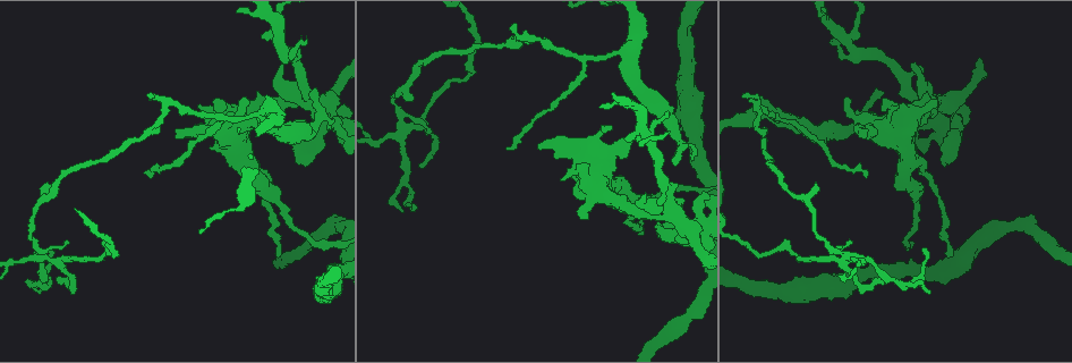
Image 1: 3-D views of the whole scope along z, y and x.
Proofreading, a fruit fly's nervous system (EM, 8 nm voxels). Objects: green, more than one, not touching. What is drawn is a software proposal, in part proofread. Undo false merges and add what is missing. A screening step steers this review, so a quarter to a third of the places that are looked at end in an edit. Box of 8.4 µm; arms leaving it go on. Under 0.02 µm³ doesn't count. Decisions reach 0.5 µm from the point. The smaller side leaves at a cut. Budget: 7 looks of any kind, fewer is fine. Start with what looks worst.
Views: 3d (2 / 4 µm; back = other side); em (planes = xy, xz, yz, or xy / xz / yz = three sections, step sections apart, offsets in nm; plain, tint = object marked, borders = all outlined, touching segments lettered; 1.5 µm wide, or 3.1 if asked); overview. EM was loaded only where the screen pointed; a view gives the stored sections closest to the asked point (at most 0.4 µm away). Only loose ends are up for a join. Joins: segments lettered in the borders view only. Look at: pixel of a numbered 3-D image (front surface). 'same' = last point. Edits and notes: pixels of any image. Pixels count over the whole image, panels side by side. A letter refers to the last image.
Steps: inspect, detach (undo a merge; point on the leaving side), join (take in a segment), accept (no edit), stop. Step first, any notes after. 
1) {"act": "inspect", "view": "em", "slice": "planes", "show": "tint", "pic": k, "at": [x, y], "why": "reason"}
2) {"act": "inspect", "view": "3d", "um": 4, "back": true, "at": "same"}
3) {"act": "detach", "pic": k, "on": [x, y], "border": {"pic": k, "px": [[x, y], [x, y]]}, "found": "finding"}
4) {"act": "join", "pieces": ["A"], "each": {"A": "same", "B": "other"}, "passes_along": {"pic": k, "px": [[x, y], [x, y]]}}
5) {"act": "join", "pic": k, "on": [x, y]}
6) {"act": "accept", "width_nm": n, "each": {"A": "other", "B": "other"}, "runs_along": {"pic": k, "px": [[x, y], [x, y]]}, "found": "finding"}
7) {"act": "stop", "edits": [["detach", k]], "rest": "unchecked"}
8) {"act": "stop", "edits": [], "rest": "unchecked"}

{"act": "inspect", "view": "em", "slice": "planes", "show": "borders", "pic": 1, "at": [305, 101], "why": "three-way junction"}

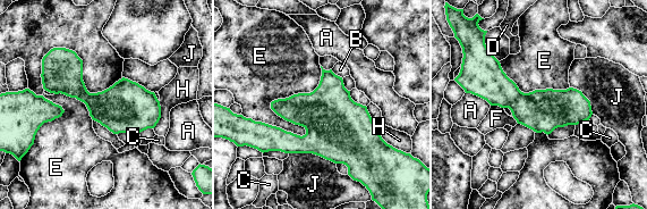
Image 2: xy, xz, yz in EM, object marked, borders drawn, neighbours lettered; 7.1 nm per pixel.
{"act": "accept", "longest_contact_nm": ["E", 650], "each": {"A": "other", "B": "other", "C": "other", "D": "other", "E": "other", "F": "other", "H": "other", "J": "other"}, "found": "all the same neuron"}

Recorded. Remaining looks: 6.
{"act": "inspect", "view": "em", "slice": "planes", "show": "borders", "pic": 1, "at": [176, 135], "why": "thick end"}

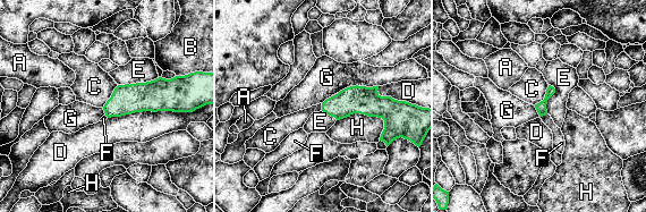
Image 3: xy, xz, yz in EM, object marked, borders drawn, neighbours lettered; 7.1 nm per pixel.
{"act": "accept", "each": {"A": "other", "B": "other", "C": "other", "D": "other", "E": "other", "F": "other", "G": "other", "H": "other"}, "border": {"pic": 3, "px": [[549, 85], [545, 96], [534, 104]]}, "found": "none of them fits"}

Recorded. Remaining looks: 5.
{"act": "inspect", "view": "em", "slice": "planes", "show": "tint", "pic": 1, "at": [531, 37], "why": "abrupt turn"}

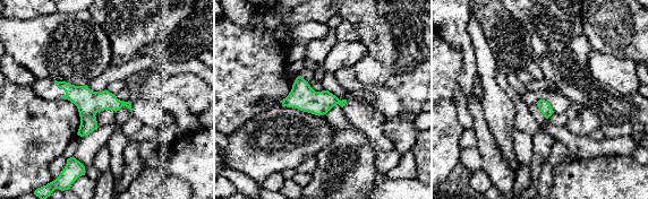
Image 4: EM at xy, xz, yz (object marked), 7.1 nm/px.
{"act": "inspect", "view": "em", "slice": "planes", "show": "borders", "at": "same"}

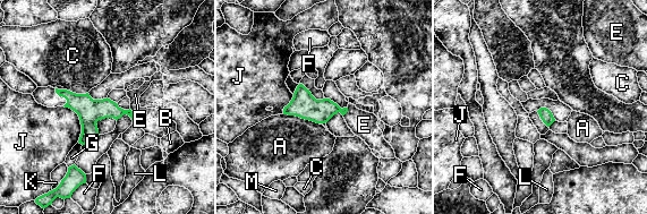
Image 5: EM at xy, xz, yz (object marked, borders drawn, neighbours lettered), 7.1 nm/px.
{"act": "accept", "width_nm": 90, "each": {"A": "other", "B": "other", "C": "other", "E": "other", "F": "other", "G": "other", "J": "other", "K": "other", "L": "other", "M": "other"}, "runs_along": {"pic": 5, "px": [[60, 92], [87, 109], [120, 112]]}, "found": "one neuron here"}

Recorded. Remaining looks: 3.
{"act": "stop", "edits": [], "rest": "unchecked"}

